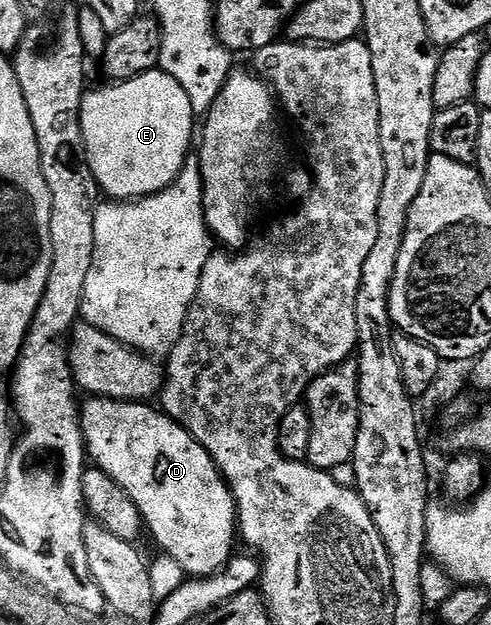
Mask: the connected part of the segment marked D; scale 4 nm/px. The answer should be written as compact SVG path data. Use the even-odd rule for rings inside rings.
M90 397L85 401L87 403L83 402L80 407L80 422L82 424L82 441L86 445L89 462L97 470L108 473L108 477L112 477L112 481L116 481L116 485L120 485L120 489L124 489L128 493L128 497L132 497L132 501L136 501L136 507L140 509L142 514L145 530L148 535L150 531L151 537L158 542L159 548L157 550L176 561L186 577L203 577L221 572L231 562L231 558L236 551L234 550L234 539L236 543L238 510L234 504L234 494L230 492L230 487L226 484L226 478L220 473L220 469L212 461L209 453L190 436L189 431L181 423L177 423L175 419L169 419L161 410L155 409L153 411L150 405L145 402L124 399L99 399L97 397Z

